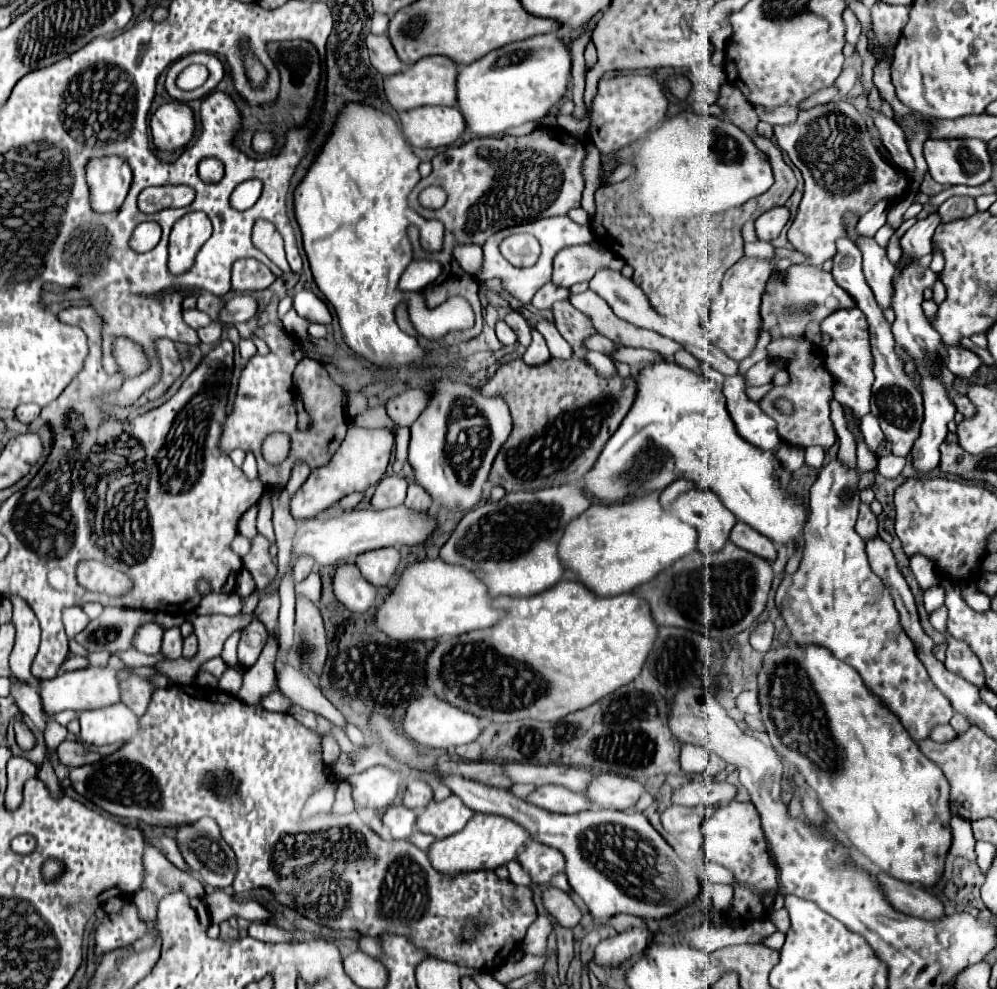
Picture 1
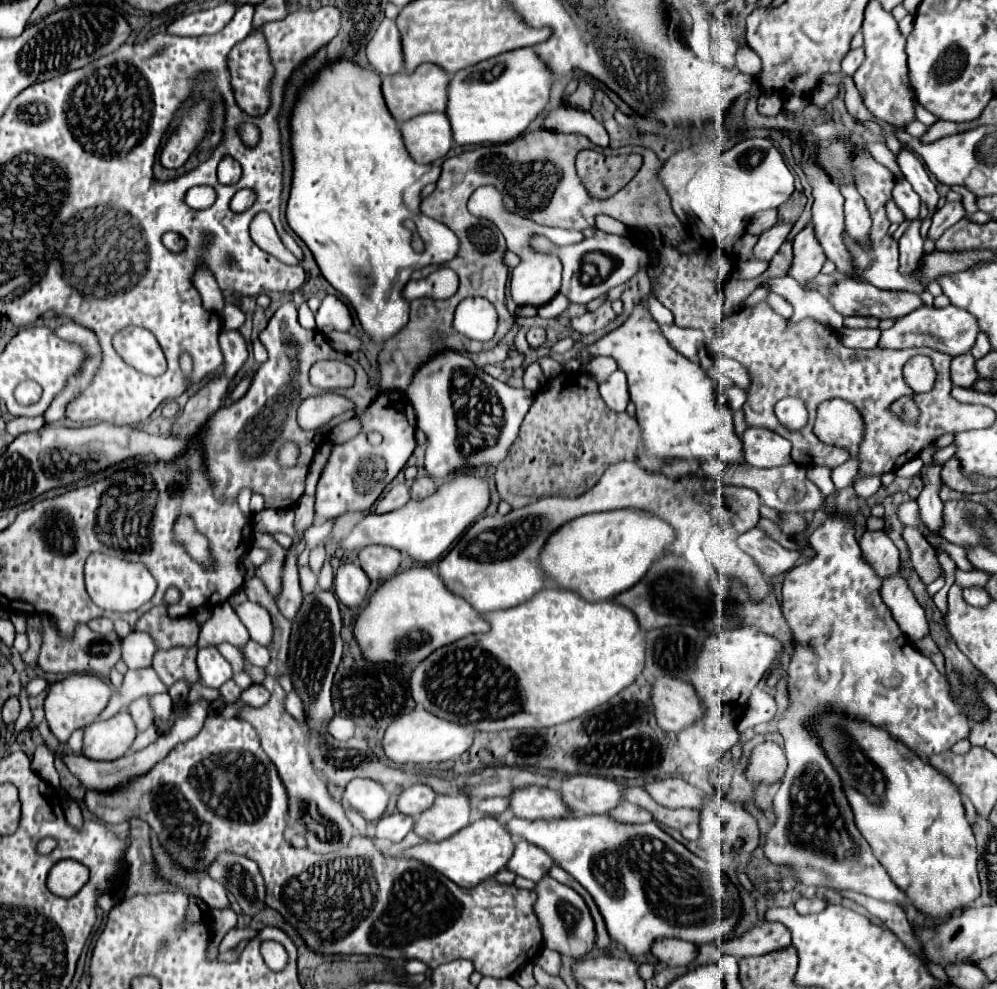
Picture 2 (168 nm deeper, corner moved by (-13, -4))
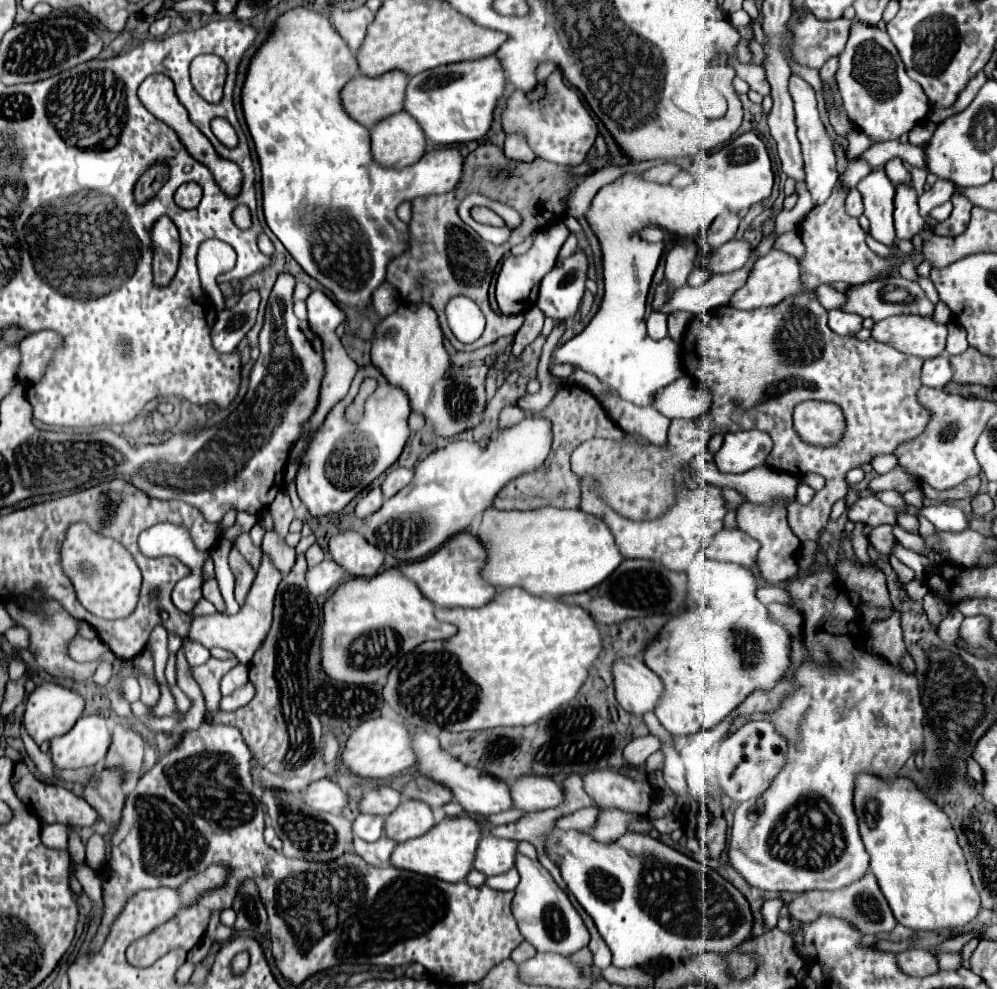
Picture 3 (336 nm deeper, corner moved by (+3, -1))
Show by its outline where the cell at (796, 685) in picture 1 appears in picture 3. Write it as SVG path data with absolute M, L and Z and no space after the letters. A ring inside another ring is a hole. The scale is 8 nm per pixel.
M858 776L858 788L854 794L854 808L858 814L860 836L864 840L866 852L870 854L870 870L874 872L878 886L882 888L894 918L916 932L960 932L968 926L980 912L980 896L972 884L970 872L966 868L964 852L958 846L956 834L948 816L928 800L912 780L892 778L878 780L876 776Z

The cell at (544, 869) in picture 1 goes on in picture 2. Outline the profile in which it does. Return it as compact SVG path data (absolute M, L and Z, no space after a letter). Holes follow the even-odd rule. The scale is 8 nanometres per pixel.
M518 841L516 851L514 851L512 859L508 861L506 869L538 883L542 877L546 877L550 873L550 869L554 865L556 865L554 859L550 859L550 855L544 853L540 847L532 845L528 841Z

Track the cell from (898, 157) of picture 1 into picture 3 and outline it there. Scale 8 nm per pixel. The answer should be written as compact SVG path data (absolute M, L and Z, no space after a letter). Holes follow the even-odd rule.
M896 186L896 200L894 200L894 226L898 240L912 240L920 234L926 226L926 218L918 212L918 196L916 190L908 186Z

